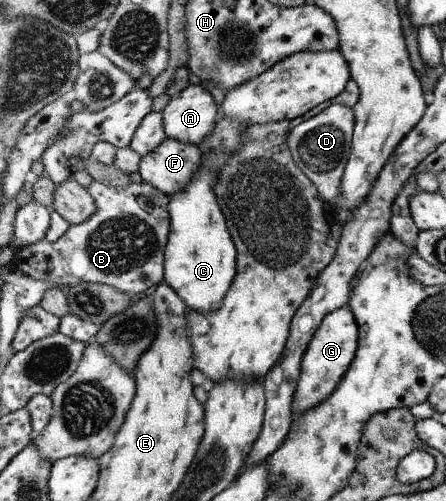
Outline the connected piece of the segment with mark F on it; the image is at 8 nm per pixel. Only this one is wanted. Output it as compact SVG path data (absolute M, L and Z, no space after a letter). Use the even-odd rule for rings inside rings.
M167 137L157 150L141 157L138 171L143 182L171 198L193 180L201 164L201 155L202 150L197 145Z

